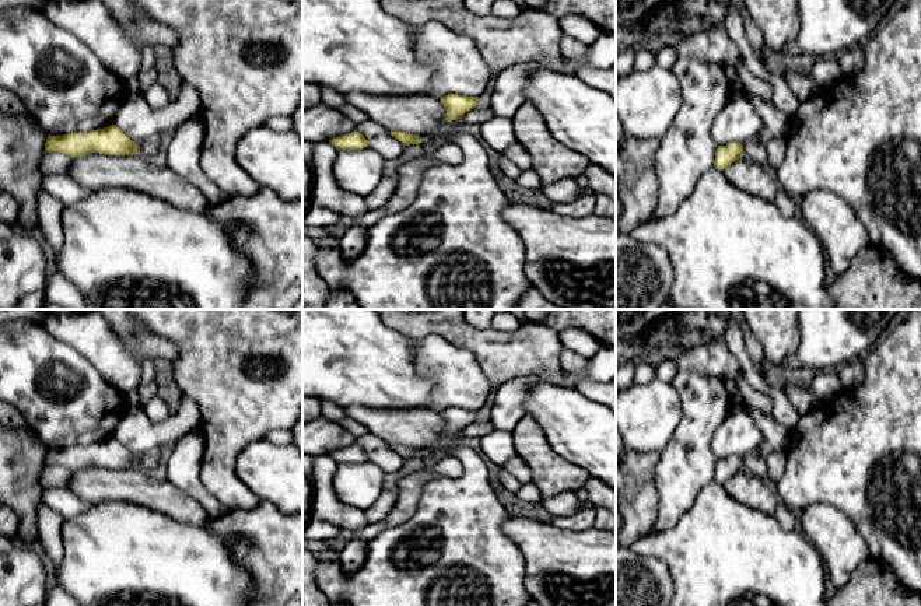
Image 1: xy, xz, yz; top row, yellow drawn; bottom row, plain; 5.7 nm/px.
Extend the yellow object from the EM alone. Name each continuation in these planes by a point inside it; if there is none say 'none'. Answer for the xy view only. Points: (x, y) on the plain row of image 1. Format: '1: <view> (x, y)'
none

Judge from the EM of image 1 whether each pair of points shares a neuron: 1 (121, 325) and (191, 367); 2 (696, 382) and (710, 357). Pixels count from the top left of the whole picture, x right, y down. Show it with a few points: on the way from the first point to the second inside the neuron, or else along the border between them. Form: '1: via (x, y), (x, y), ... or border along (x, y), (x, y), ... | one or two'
1: border along (153, 333), (177, 347), (178, 356), (174, 360) | two
2: border along (679, 370), (696, 370), (707, 375), (724, 378) | two

